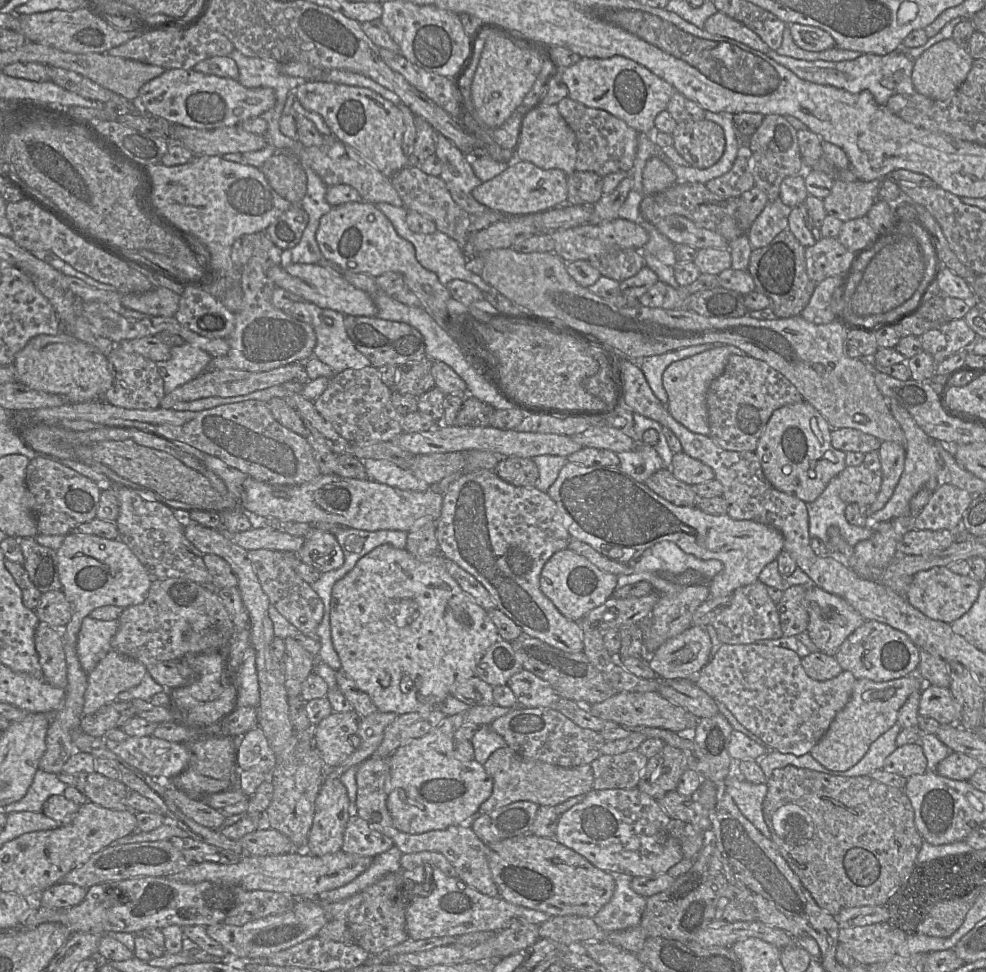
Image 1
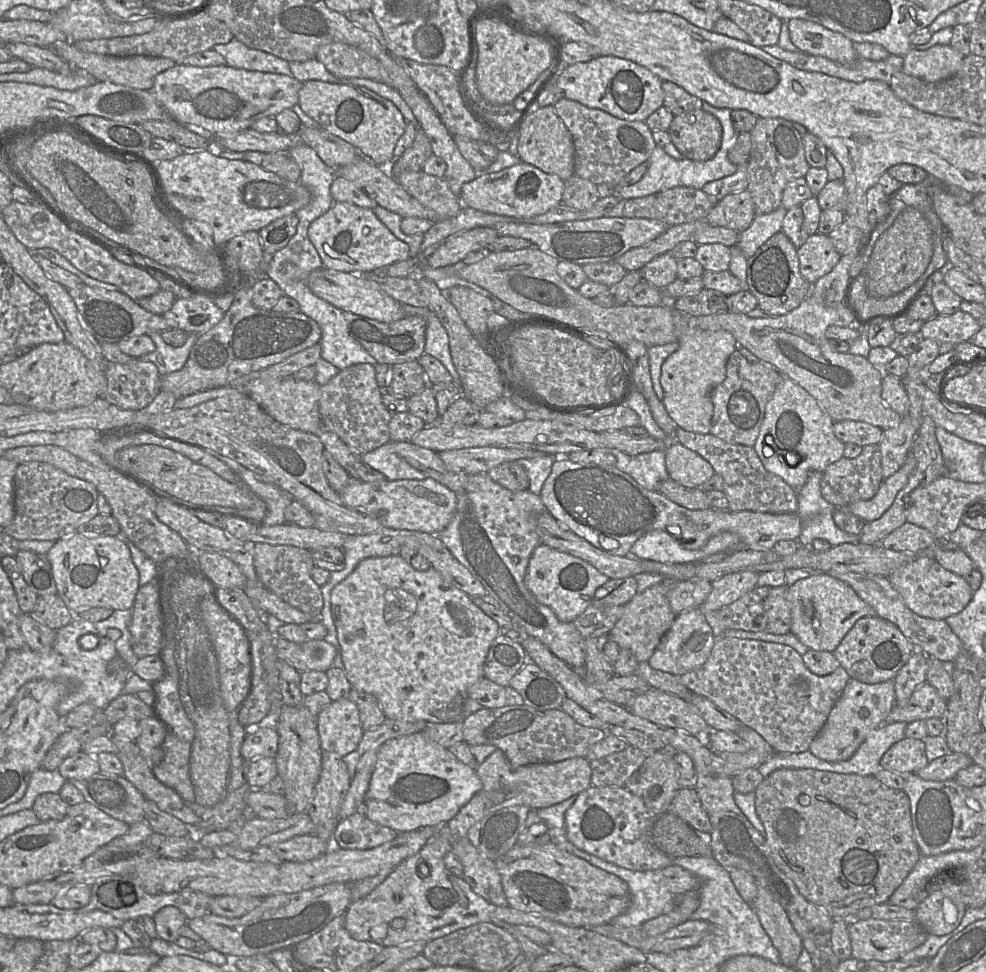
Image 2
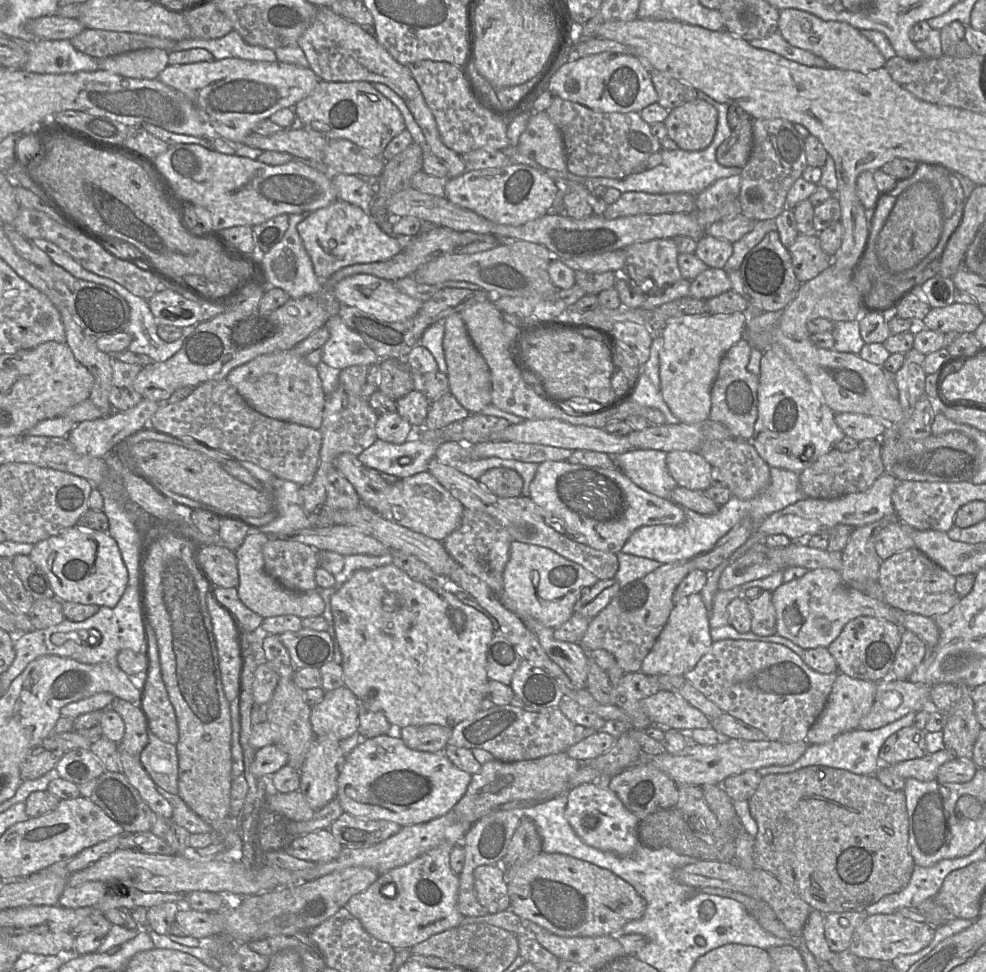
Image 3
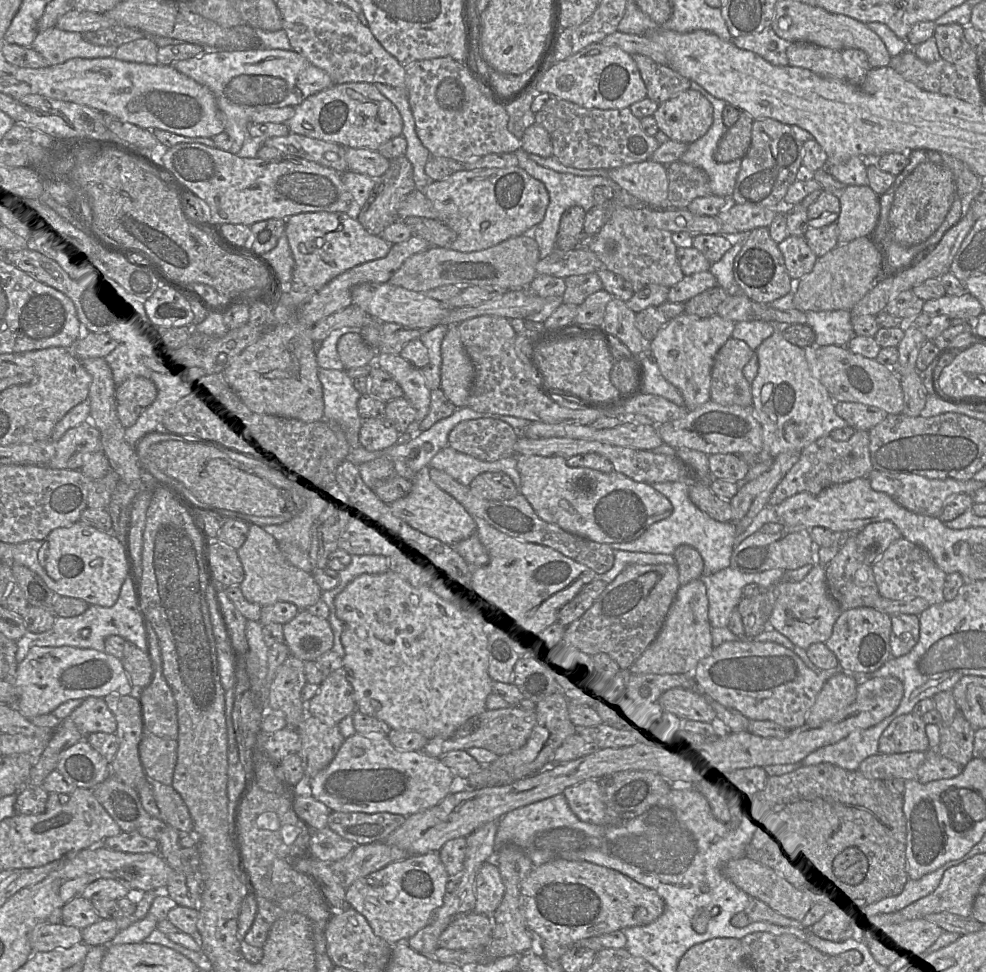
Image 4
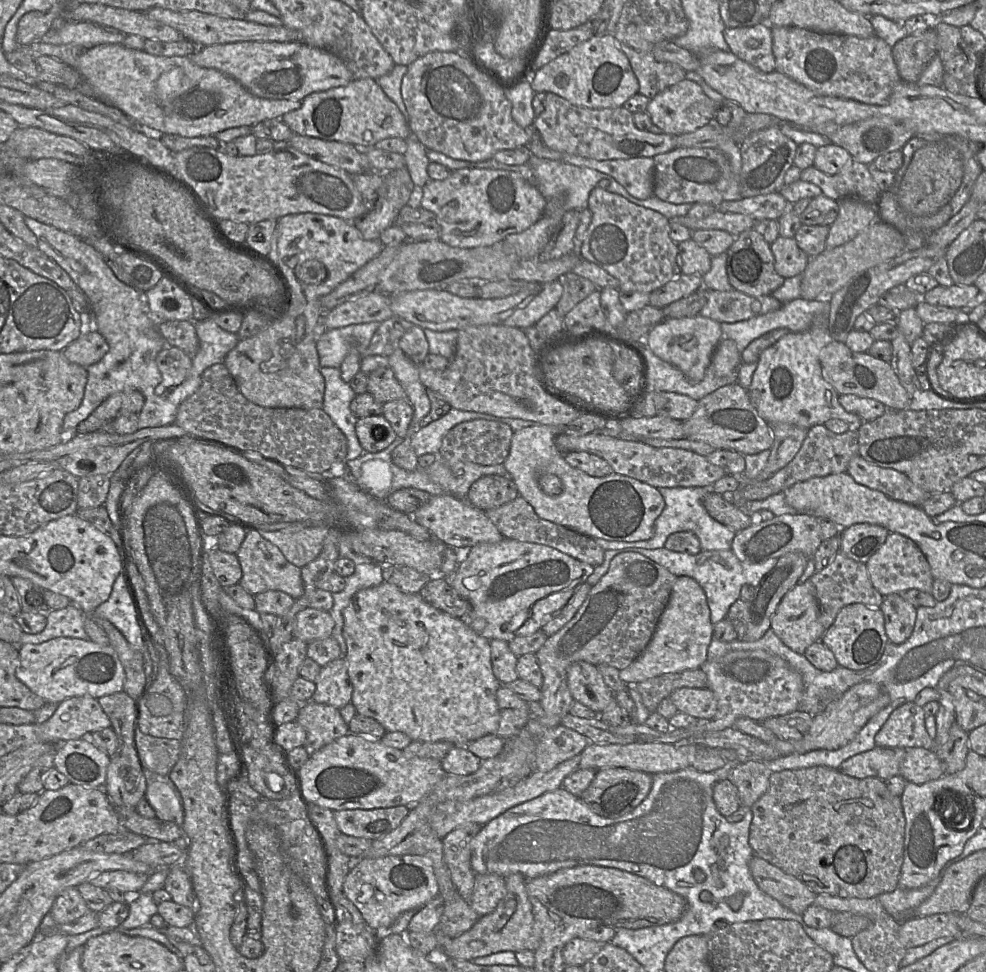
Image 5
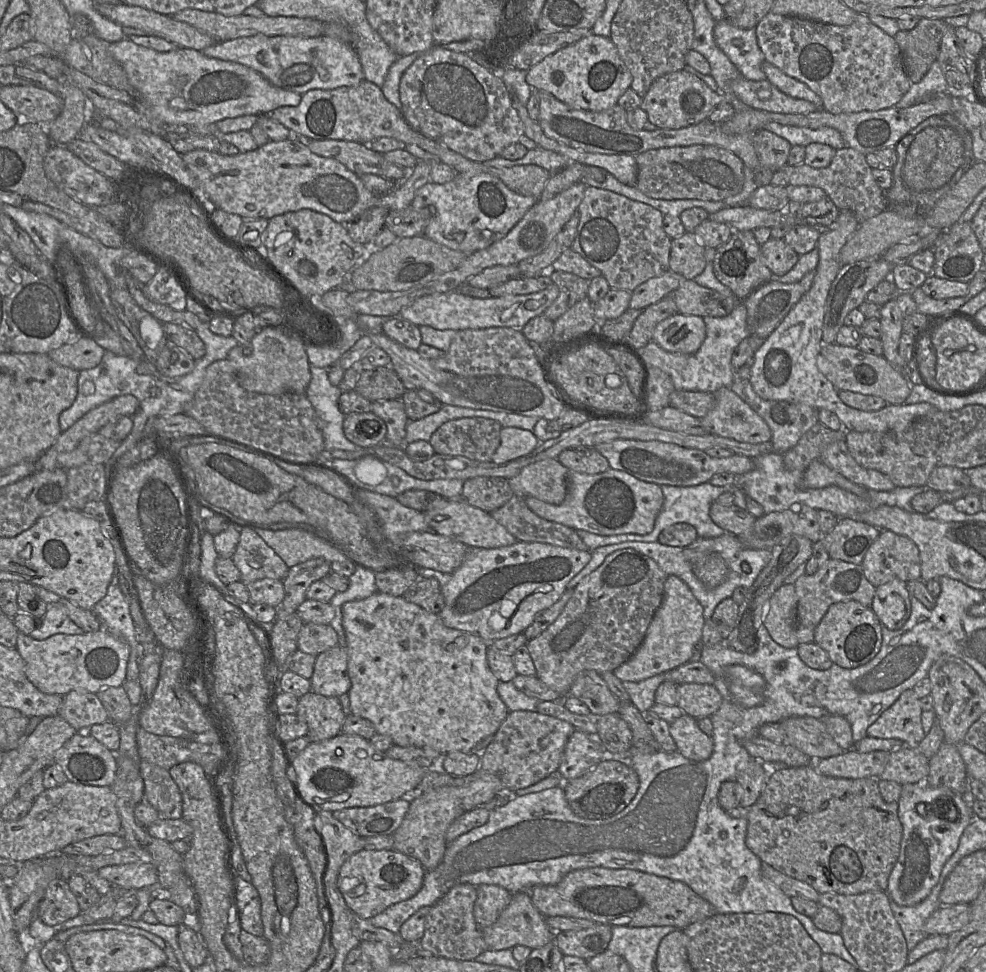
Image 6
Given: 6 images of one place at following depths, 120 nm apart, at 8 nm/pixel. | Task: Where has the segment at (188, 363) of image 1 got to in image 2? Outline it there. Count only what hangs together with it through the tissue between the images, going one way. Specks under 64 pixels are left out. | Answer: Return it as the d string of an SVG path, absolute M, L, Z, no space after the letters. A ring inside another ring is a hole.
M153 332L149 336L155 344L155 350L147 354L144 359L153 362L161 376L178 371L186 363L199 335L193 333L183 345L172 346L163 340L159 332Z

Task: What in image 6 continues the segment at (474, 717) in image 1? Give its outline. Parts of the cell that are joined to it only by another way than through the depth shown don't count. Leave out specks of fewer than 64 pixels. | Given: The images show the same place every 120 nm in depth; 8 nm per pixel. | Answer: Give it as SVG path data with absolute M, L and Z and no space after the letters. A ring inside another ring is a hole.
M343 733L321 742L310 742L297 757L289 762L289 766L294 774L293 779L298 795L316 812L369 807L408 797L420 784L427 771L423 767L389 758L385 752L375 749L369 740L359 735Z

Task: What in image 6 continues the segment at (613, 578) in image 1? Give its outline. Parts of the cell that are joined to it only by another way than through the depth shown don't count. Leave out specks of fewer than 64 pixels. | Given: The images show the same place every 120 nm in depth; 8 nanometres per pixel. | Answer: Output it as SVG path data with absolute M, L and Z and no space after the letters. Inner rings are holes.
M521 542L494 549L471 549L460 567L443 578L445 605L438 614L446 627L476 632L486 642L523 633L535 617L559 600L567 584L591 560L592 551L581 551L539 542Z

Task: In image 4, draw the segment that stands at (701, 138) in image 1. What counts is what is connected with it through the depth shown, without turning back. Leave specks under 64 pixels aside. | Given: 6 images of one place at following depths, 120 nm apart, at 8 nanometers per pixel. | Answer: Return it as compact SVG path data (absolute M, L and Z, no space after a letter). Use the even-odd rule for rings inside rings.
M690 88L659 104L653 116L659 130L669 139L691 144L709 130L713 114L712 104Z

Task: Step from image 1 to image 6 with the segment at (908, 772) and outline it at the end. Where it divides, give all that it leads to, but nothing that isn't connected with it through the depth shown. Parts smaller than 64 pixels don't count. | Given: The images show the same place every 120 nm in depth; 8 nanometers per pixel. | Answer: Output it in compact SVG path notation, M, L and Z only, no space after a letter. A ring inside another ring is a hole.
M906 690L869 726L867 735L898 739L904 746L917 746L926 735L922 727L922 712L920 699L914 690Z

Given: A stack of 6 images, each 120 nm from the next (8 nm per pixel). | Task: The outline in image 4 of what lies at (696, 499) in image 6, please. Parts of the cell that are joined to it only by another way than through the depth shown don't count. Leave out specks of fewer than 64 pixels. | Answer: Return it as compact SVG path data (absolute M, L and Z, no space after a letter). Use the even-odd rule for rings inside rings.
M662 482L650 484L671 503L673 511L663 520L653 523L636 540L628 543L612 543L613 550L673 555L680 545L696 549L703 560L703 574L711 575L729 567L731 554L736 546L736 528L732 522L719 522L697 508L689 498L689 485L683 482Z

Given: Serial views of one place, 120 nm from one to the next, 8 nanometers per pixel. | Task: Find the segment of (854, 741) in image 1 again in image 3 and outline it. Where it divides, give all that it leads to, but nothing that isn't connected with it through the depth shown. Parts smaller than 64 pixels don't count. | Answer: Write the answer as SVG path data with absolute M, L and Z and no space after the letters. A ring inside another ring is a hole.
M839 672L824 710L808 730L806 737L808 744L827 743L844 732L858 729L861 719L870 711L873 705L876 684L877 682L855 679Z

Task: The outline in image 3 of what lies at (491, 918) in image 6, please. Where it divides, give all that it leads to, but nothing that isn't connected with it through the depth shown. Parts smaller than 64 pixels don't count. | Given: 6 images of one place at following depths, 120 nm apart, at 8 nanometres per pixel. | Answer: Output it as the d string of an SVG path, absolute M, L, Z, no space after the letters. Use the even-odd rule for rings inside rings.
M500 863L478 866L474 870L474 887L478 902L489 913L510 909L504 869Z

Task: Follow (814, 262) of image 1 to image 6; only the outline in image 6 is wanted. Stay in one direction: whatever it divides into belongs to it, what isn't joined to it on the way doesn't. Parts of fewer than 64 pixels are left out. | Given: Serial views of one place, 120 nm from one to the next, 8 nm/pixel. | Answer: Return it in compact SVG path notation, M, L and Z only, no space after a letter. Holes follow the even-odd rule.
M770 238L761 245L761 253L765 265L771 270L774 277L788 273L800 257L784 239L776 238Z

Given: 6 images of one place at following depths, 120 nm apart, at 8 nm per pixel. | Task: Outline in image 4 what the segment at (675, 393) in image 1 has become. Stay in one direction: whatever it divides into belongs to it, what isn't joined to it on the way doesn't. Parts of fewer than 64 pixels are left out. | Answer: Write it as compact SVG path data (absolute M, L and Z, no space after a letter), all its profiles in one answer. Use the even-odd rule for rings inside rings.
M681 314L659 329L650 341L650 350L663 377L682 394L688 410L711 400L711 371L714 358L726 341L732 337L735 322L719 315L697 318Z

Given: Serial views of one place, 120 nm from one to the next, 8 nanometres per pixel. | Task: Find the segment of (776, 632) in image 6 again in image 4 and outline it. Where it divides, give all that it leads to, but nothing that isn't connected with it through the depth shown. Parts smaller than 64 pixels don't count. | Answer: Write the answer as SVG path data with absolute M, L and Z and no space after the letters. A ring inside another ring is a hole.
M814 563L806 577L794 582L783 580L777 584L777 597L768 619L768 627L788 638L794 645L806 650L814 643L825 643L843 610L830 596L825 576L825 566Z

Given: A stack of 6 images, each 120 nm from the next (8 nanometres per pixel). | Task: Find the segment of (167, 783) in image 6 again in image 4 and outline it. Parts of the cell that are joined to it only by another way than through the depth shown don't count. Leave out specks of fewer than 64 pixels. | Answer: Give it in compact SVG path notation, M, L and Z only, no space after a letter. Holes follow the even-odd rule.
M147 776L160 811L160 819L180 833L193 832L193 820L180 794L172 785L162 784Z

